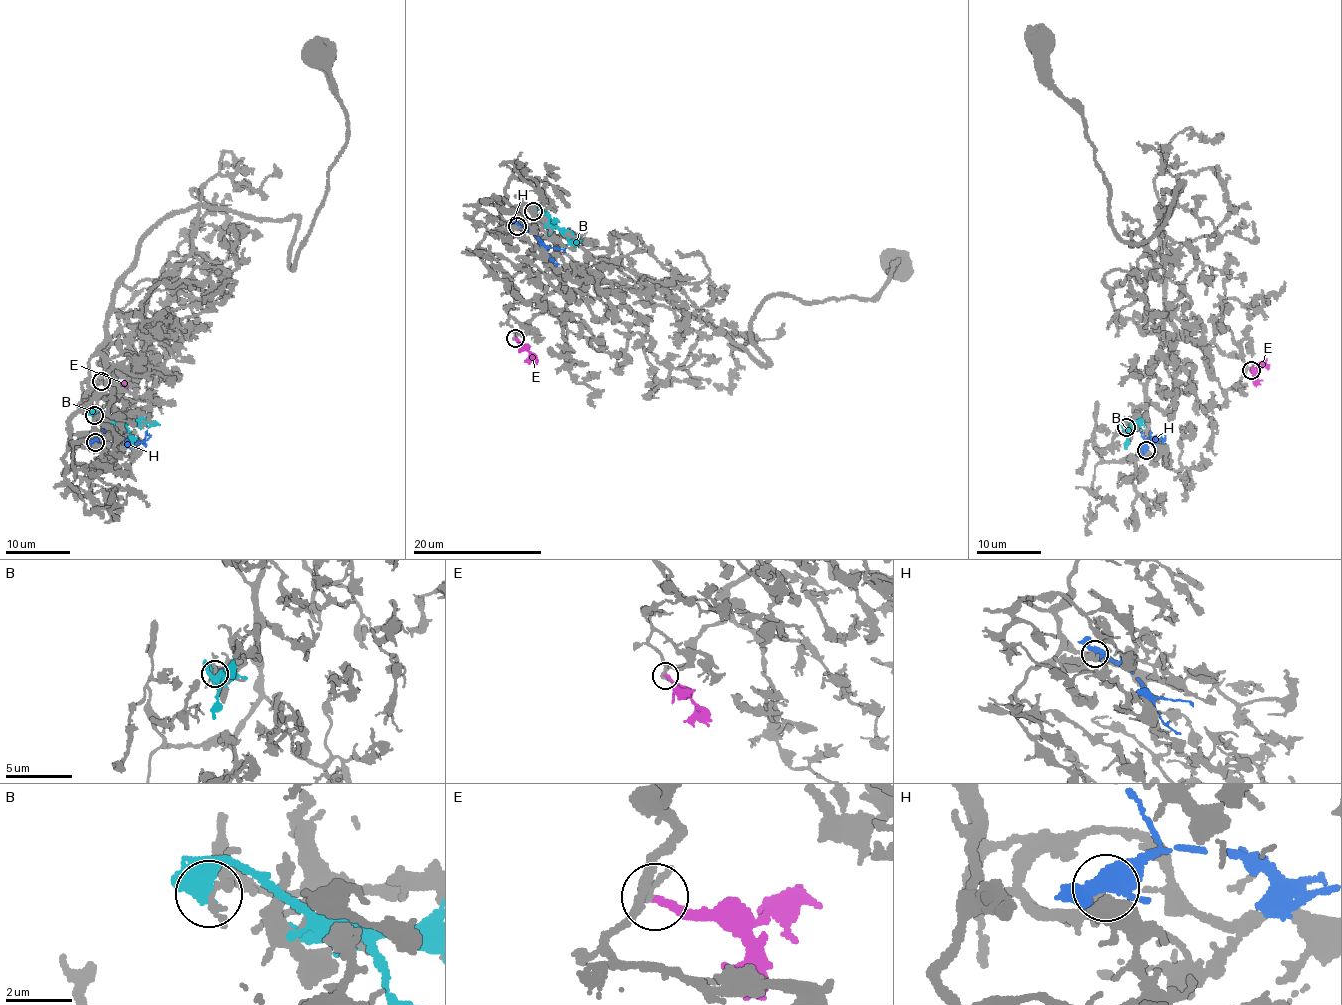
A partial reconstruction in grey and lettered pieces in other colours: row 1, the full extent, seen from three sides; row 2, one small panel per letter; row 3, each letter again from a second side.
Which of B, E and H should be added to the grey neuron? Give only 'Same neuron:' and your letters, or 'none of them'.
Same neuron: E

